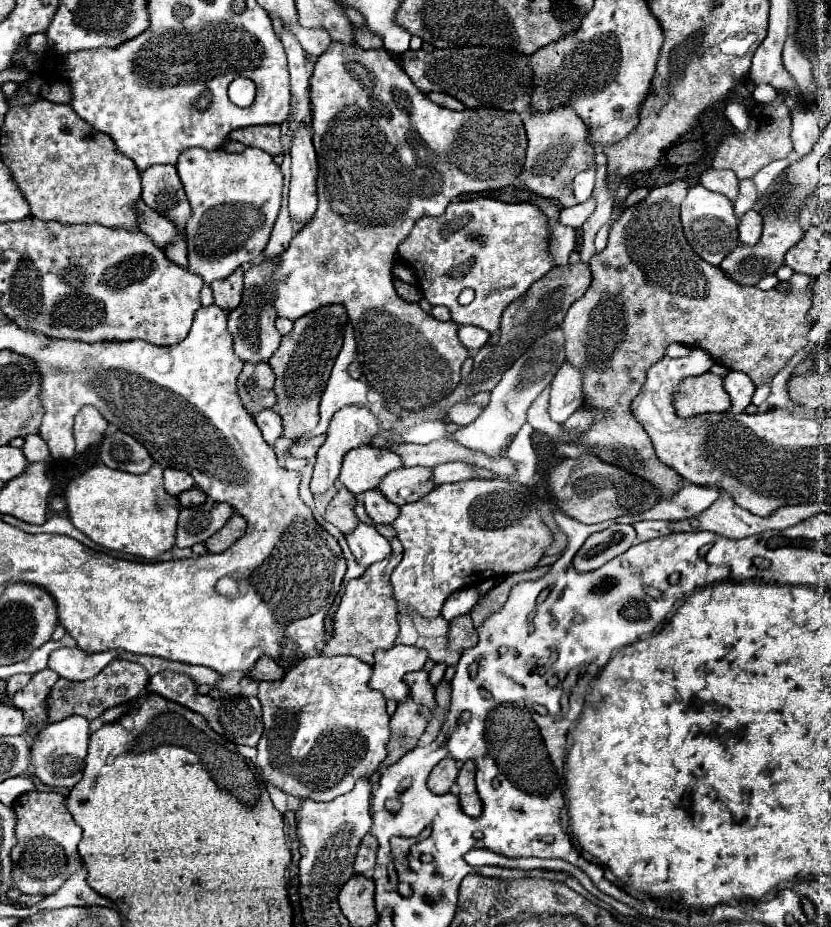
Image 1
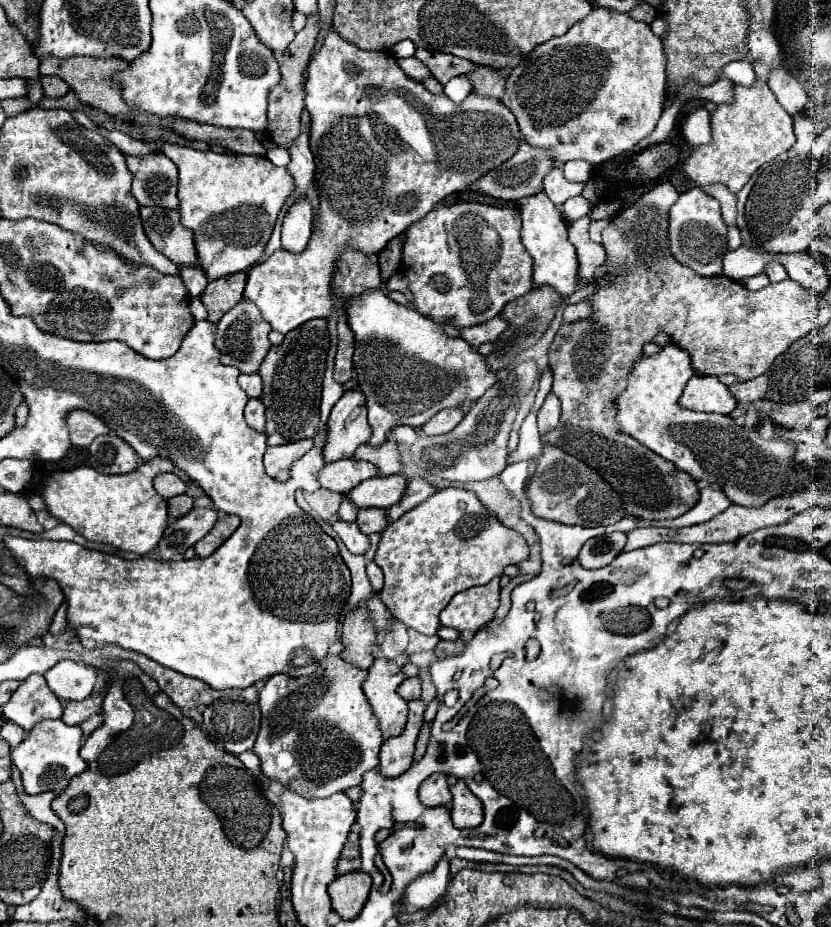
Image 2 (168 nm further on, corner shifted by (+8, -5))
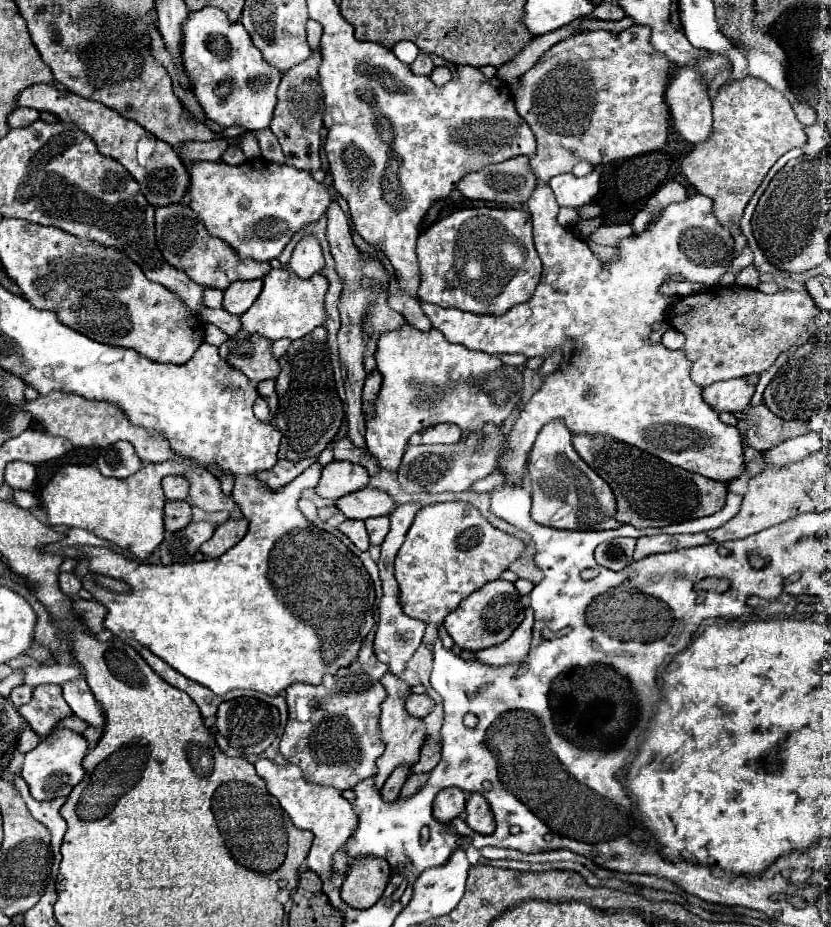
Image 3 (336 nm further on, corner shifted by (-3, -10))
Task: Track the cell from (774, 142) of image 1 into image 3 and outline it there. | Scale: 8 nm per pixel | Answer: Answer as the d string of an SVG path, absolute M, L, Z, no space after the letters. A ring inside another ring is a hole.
M744 78L732 82L718 92L714 108L714 134L706 144L698 144L682 162L682 172L692 186L704 196L714 200L714 214L718 220L730 228L736 244L736 254L742 252L746 238L738 230L742 212L774 166L774 162L792 148L802 148L808 140L804 126L792 112L786 96L766 84L760 78Z

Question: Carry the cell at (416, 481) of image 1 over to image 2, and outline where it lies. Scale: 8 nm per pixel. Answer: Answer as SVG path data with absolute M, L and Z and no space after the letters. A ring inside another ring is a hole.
M401 475L371 477L359 483L351 493L347 493L347 499L351 499L359 509L363 507L387 509L397 501L401 501L405 487L407 487L407 481Z

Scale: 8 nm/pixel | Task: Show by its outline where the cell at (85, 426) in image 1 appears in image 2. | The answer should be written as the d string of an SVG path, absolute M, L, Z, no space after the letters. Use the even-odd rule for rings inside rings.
M83 409L69 411L67 427L69 427L71 443L75 447L89 447L95 437L109 433L109 427L97 415Z

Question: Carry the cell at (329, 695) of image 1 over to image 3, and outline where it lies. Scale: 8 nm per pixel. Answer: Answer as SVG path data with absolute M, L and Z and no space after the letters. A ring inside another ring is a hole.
M368 644L360 648L354 664L338 670L334 676L324 676L322 684L294 682L284 690L288 724L280 738L280 754L286 762L302 770L306 782L332 786L344 792L376 774L376 760L384 750L378 738L378 716L380 702L386 698L380 684L386 670L386 664L376 660Z

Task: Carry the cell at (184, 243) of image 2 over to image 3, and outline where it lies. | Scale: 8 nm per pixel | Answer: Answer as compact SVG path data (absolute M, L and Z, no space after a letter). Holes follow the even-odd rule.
M186 204L156 208L156 244L168 264L188 272L188 276L194 282L208 288L226 290L226 286L230 286L230 282L234 280L254 280L270 272L270 264L254 264L254 260L250 262L238 260L238 256L230 252L230 246L226 242L212 238L206 232L204 224L192 210L188 210Z

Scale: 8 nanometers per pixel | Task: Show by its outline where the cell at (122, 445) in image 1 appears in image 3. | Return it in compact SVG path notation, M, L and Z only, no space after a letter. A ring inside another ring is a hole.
M116 442L100 450L96 466L104 476L128 478L142 468L142 460L138 458L130 442Z

